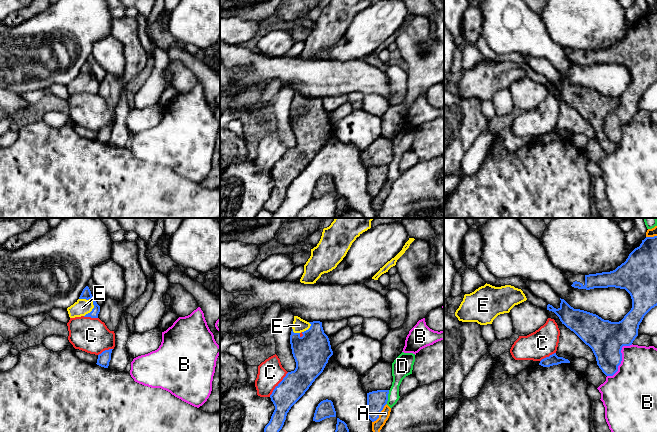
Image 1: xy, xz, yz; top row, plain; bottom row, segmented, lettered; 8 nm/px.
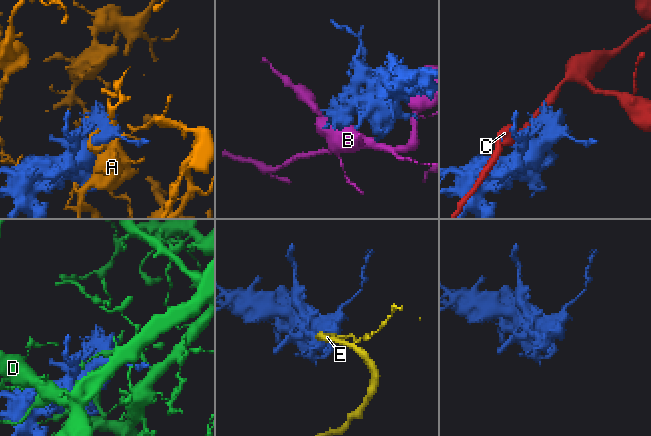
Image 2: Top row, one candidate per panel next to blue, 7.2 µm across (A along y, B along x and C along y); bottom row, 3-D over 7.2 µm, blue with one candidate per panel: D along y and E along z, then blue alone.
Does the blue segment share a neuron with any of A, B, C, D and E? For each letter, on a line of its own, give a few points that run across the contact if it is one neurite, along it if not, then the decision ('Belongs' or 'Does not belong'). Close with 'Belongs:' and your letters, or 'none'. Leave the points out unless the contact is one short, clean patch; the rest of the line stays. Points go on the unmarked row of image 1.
A: Does not belong
B: Does not belong
C: Does not belong
D: Does not belong
E: Line: xy (86, 70), (92, 76), (93, 84), (82, 83). Belongs
Belongs: E

